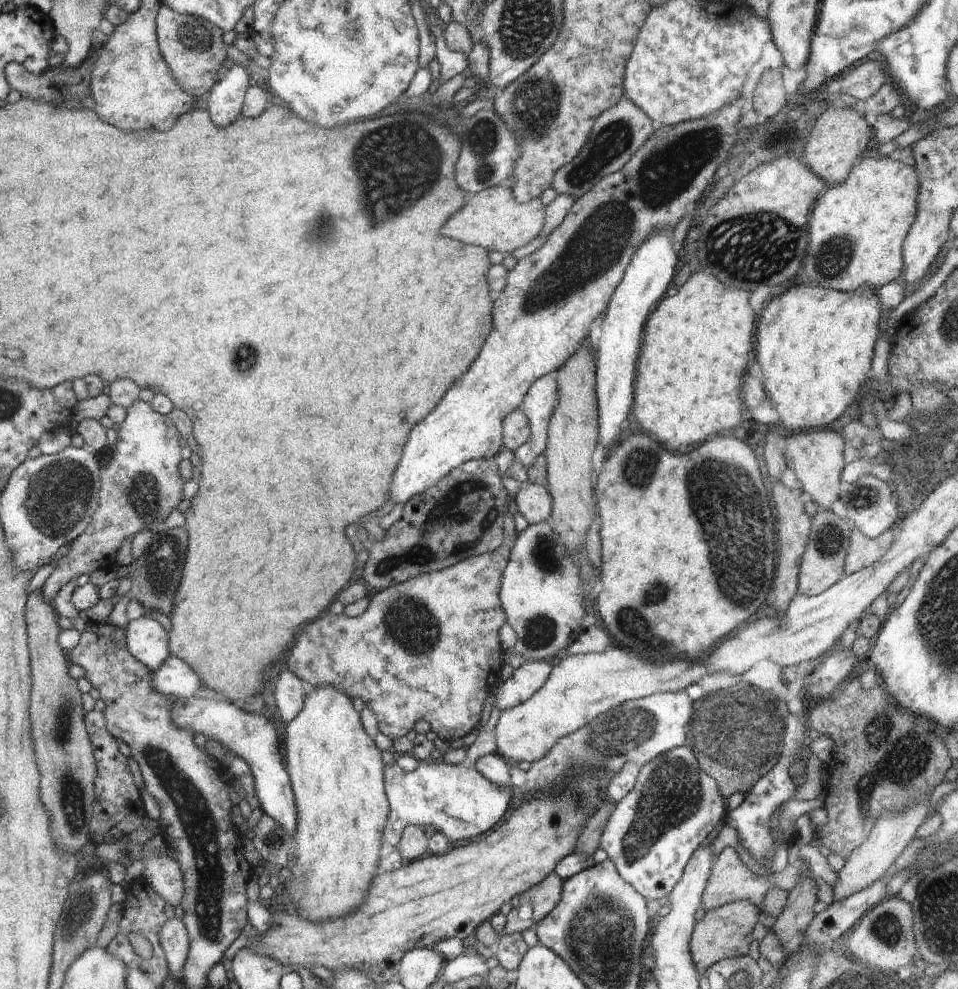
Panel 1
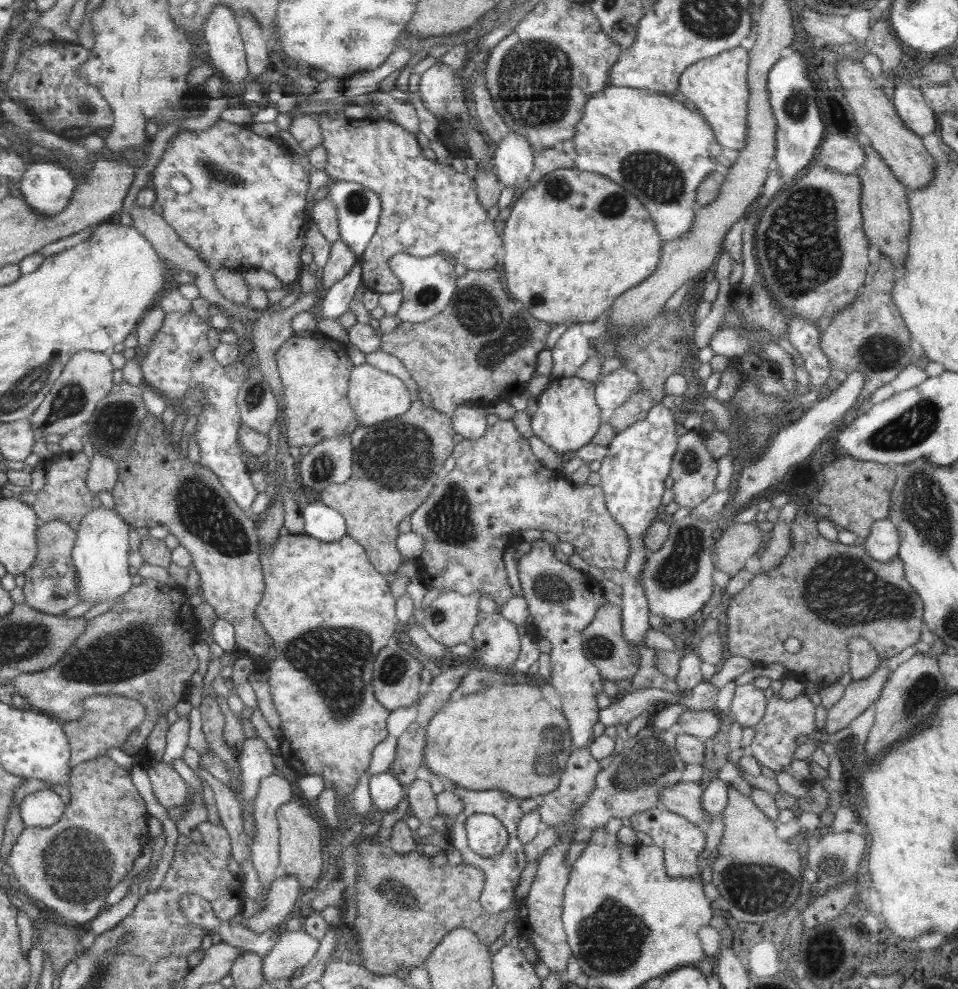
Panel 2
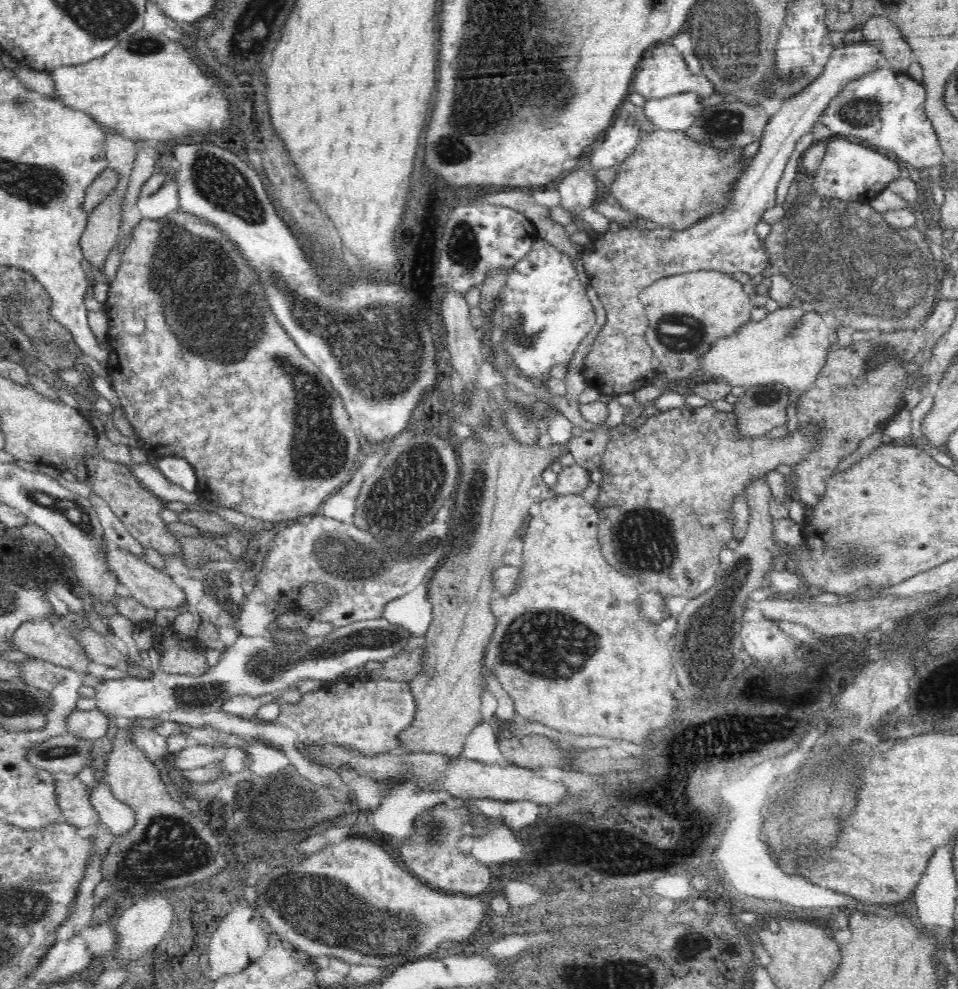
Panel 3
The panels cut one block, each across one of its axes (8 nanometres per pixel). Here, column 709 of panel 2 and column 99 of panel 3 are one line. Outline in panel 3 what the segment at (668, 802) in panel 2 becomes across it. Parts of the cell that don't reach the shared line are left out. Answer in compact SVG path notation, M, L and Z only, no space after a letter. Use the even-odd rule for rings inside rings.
M76 777L73 780L57 782L56 798L68 824L82 830L101 823L99 813L90 803L90 789Z

